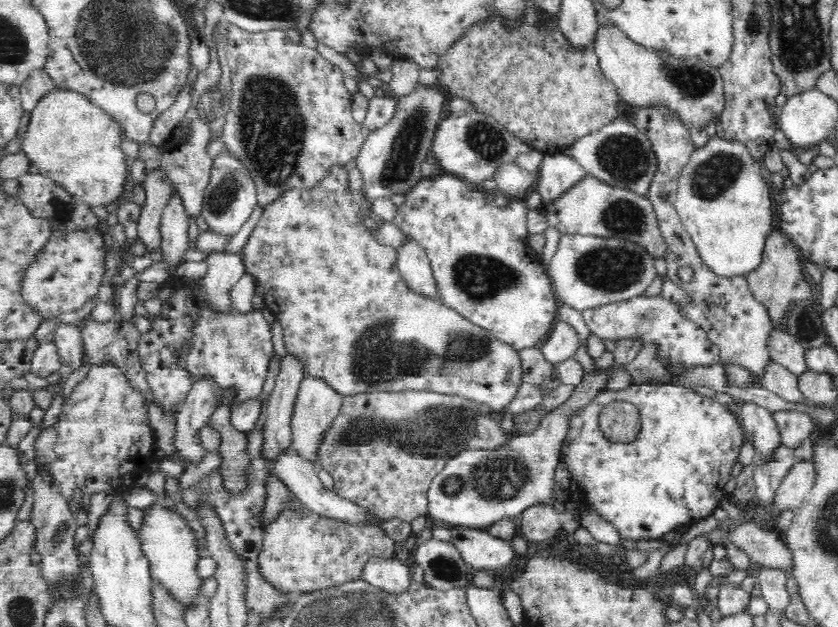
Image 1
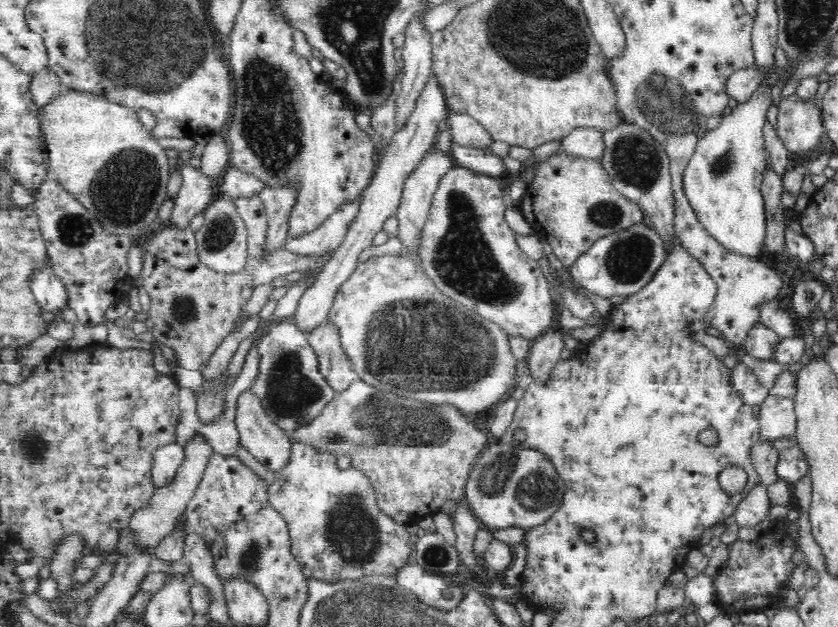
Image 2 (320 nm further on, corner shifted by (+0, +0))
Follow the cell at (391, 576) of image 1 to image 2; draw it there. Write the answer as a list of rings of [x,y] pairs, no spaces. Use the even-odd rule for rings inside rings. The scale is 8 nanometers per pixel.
[[[415,563],[400,567],[394,577],[398,585],[434,609],[452,610],[462,600],[462,590],[447,584],[440,575],[427,572]]]

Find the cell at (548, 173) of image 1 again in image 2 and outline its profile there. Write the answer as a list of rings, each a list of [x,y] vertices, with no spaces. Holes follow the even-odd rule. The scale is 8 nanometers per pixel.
[[[577,129],[561,140],[560,152],[572,159],[599,161],[604,154],[604,132]]]

